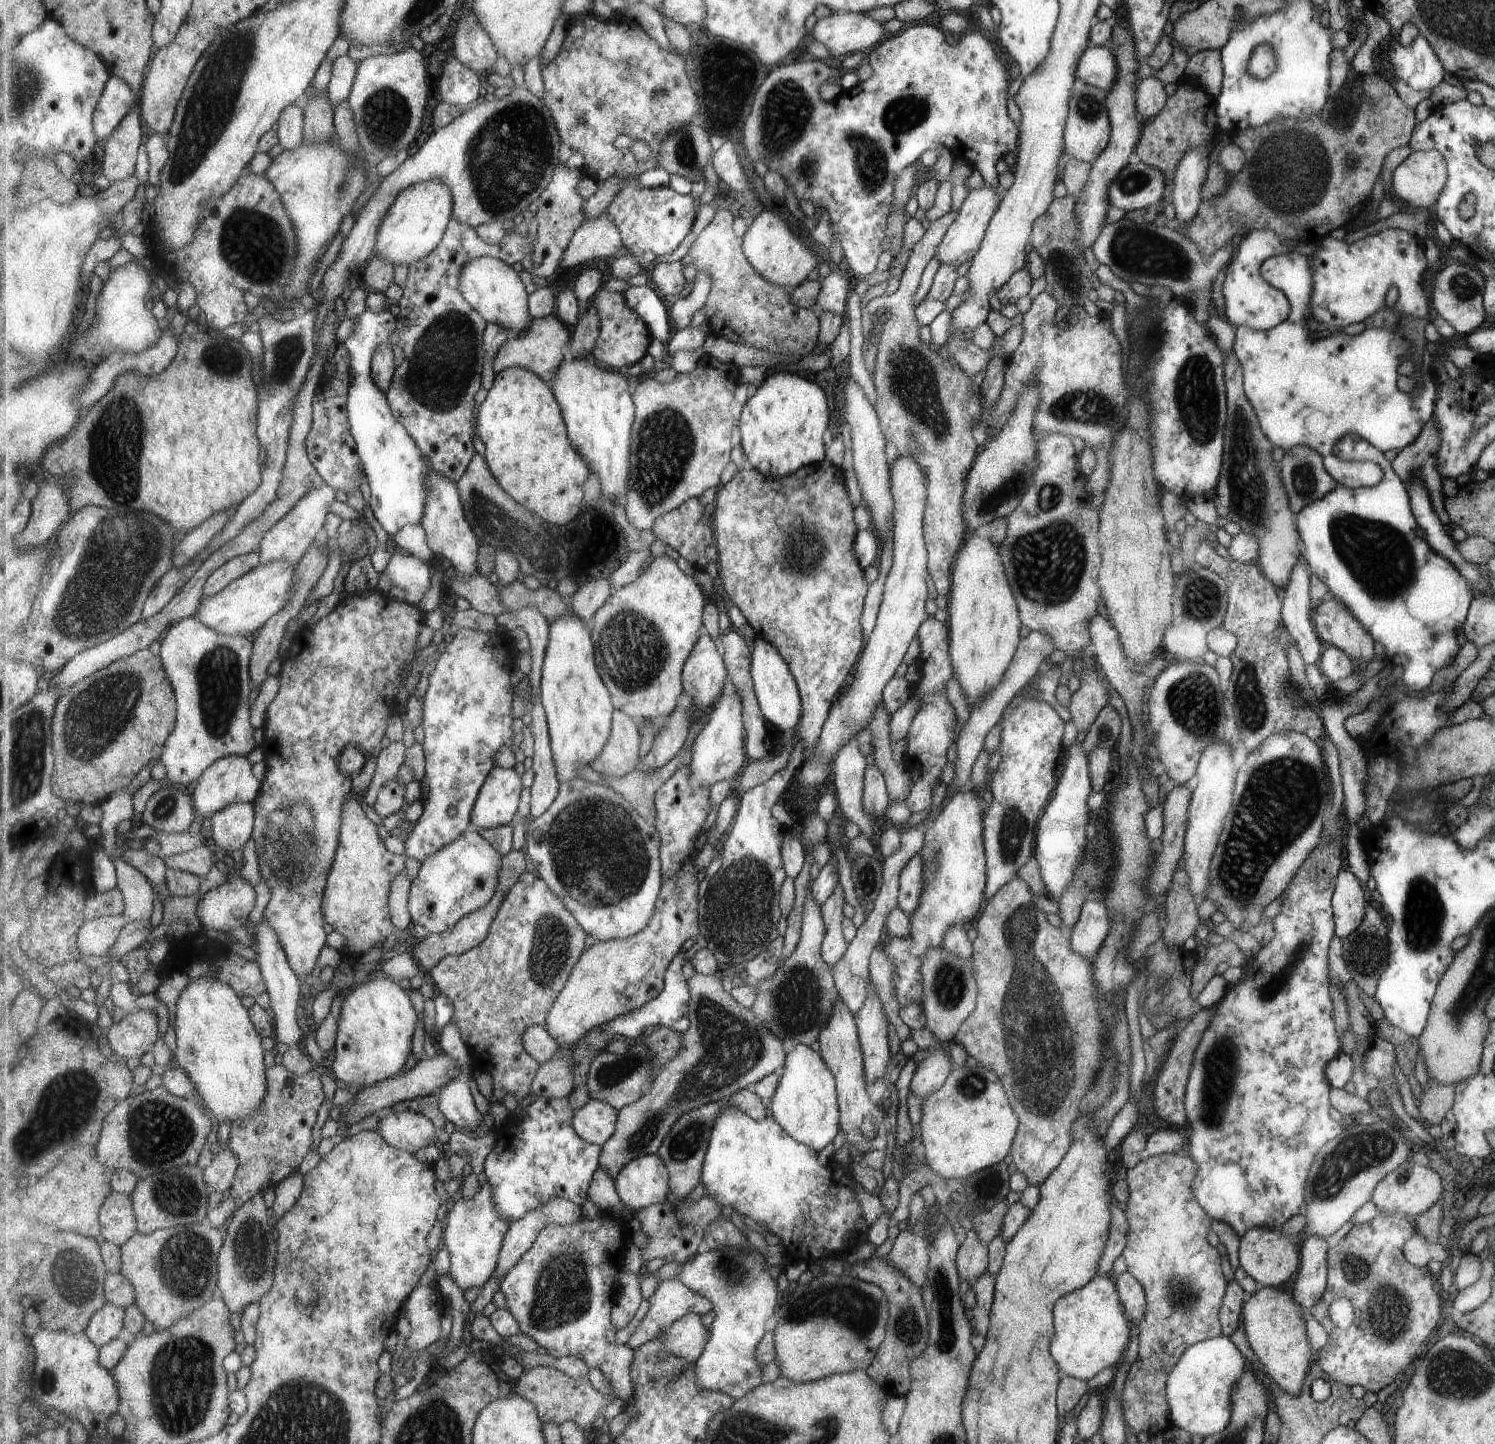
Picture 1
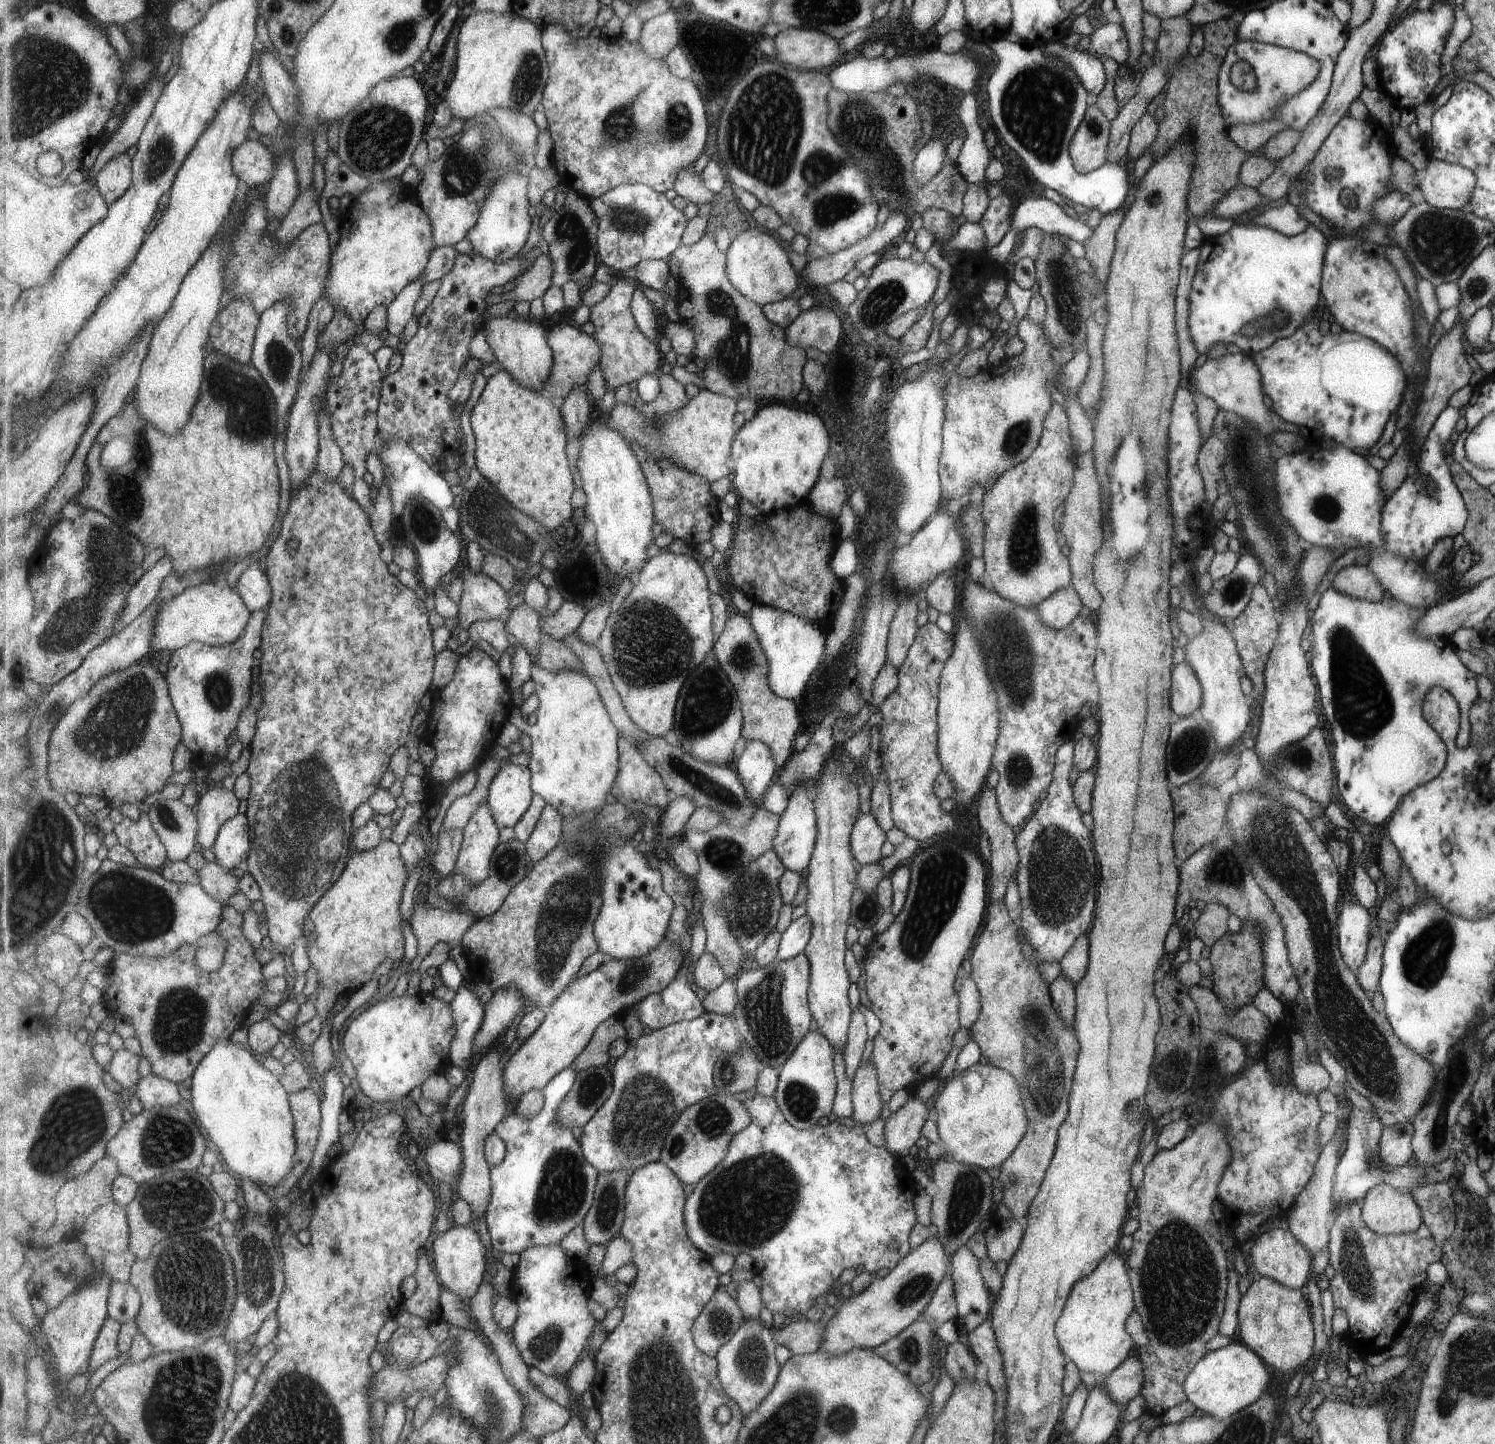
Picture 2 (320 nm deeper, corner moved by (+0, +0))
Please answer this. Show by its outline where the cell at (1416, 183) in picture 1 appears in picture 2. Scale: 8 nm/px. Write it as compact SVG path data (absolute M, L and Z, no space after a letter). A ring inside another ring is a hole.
M1430 159L1425 170L1419 173L1417 184L1427 204L1457 210L1471 198L1476 175L1461 165Z

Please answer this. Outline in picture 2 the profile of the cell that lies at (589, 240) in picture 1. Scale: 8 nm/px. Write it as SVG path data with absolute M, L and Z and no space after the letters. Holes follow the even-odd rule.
M539 254L532 266L519 278L519 283L515 288L501 294L499 298L493 296L493 300L500 303L504 300L533 302L535 298L545 296L545 293L554 285L553 275L554 262L551 255Z

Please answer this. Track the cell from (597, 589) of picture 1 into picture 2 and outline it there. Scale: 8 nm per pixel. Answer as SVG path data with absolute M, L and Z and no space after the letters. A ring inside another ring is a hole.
M566 601L557 612L541 617L542 632L558 641L563 641L568 636L577 633L577 629L586 619L587 613L588 610L582 604Z

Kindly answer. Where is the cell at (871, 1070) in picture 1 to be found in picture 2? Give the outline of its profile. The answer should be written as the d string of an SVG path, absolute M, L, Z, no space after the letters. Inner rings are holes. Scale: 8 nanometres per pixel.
M867 1060L865 1064L857 1067L851 1081L851 1120L857 1125L868 1125L877 1119L881 1112L880 1087L876 1068Z

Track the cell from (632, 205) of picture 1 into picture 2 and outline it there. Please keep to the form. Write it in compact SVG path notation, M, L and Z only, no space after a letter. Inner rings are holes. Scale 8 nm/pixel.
M635 183L611 189L591 204L599 219L598 249L601 262L625 272L645 259L668 259L681 246L687 216L652 186Z

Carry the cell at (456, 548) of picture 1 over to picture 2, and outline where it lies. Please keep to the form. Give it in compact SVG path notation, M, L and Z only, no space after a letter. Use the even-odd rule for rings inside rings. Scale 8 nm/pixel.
M465 566L459 575L462 578L464 589L459 602L459 615L455 628L451 631L457 636L461 630L469 630L471 624L477 620L501 619L504 624L513 616L509 604L509 593L495 579L485 573L473 574Z

